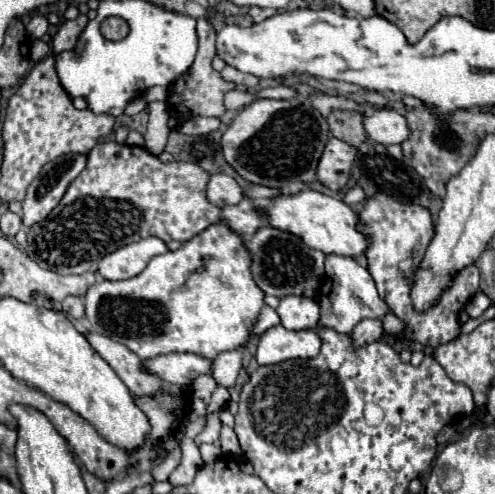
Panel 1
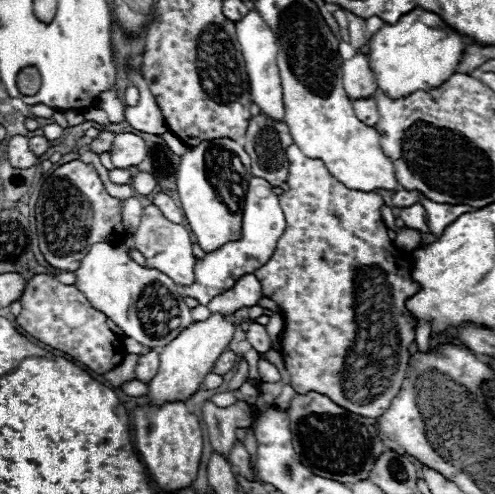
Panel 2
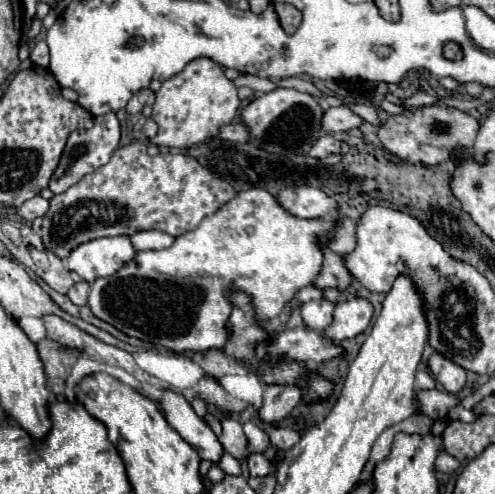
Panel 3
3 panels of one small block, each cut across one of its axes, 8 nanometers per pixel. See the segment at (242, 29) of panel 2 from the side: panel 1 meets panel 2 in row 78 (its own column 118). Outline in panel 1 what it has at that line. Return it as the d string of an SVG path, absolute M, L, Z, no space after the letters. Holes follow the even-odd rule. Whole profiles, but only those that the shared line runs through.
M150 236L140 242L122 246L116 252L104 256L100 260L98 272L106 280L128 280L128 278L138 276L154 256L164 254L164 252L168 252L166 242Z

